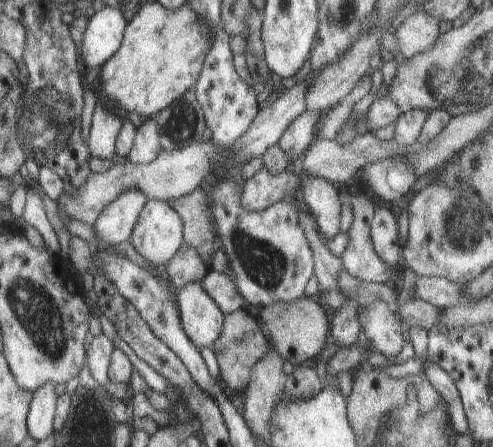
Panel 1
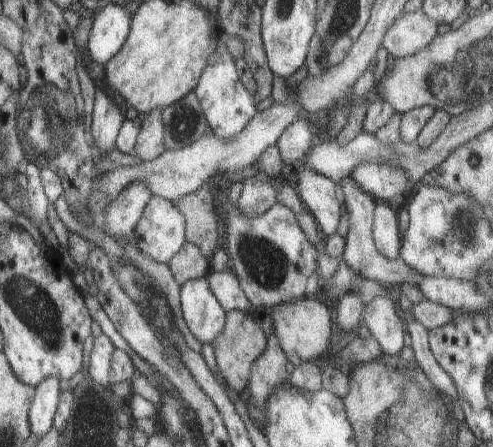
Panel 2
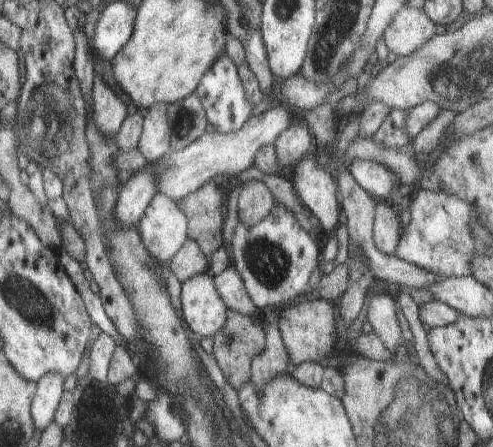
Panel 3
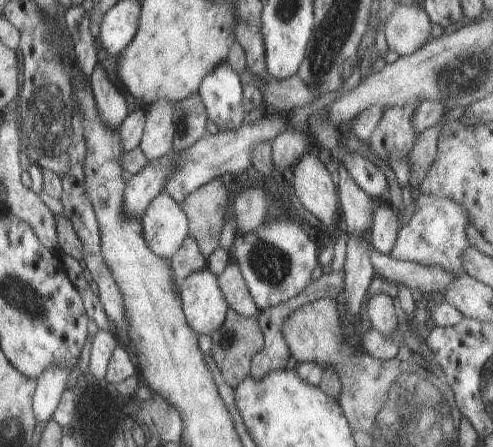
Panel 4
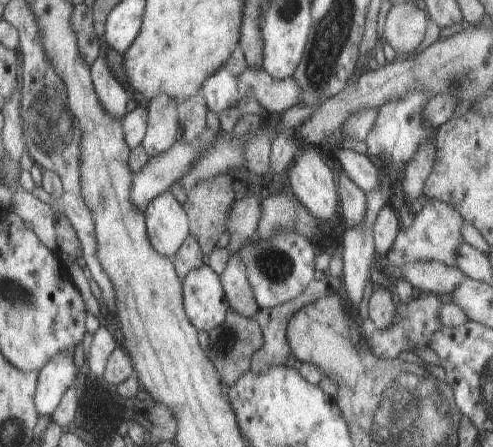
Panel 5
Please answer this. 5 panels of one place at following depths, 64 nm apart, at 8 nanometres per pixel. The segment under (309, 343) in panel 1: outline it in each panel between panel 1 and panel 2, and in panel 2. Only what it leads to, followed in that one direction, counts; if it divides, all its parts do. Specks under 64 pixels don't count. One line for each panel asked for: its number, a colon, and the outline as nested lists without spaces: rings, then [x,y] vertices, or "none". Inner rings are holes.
2: [[[305,296],[291,304],[281,304],[273,308],[273,326],[277,340],[281,342],[281,348],[289,362],[297,368],[303,362],[319,360],[325,356],[325,350],[329,348],[331,338],[331,310],[325,306],[321,296]]]

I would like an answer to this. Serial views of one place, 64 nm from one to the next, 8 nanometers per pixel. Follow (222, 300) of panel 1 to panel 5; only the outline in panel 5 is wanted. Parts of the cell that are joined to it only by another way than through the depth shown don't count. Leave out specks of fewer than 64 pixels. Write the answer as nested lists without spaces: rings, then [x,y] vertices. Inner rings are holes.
[[[231,254],[221,282],[223,282],[223,290],[227,294],[227,300],[231,302],[231,310],[235,310],[237,314],[245,316],[245,318],[253,318],[255,312],[259,310],[257,302],[253,300],[253,290],[249,286],[247,274],[245,274],[245,264],[241,260],[239,254]]]

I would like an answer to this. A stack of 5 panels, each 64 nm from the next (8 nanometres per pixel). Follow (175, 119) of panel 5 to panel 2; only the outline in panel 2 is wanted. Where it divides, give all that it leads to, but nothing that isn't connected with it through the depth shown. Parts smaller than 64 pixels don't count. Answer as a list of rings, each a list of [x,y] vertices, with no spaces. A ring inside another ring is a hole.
[[[155,108],[143,118],[143,130],[133,154],[141,156],[145,162],[153,162],[159,160],[159,156],[163,156],[165,152],[169,152],[165,108]]]

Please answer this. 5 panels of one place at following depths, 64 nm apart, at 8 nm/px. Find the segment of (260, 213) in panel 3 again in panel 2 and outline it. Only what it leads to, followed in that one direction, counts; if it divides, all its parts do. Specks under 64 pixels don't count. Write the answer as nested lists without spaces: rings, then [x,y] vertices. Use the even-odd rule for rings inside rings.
[[[257,172],[253,178],[247,178],[243,182],[237,210],[241,210],[241,214],[247,218],[259,218],[269,208],[273,208],[277,202],[279,202],[277,190],[269,182],[269,176],[263,172]]]

